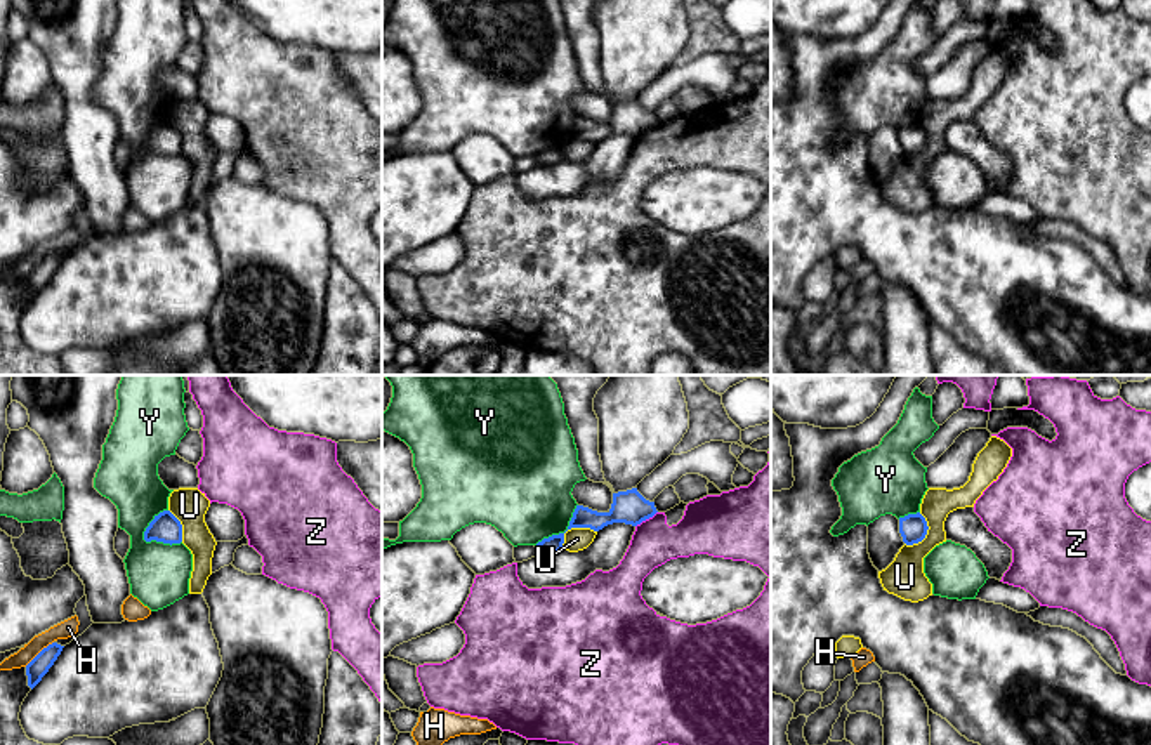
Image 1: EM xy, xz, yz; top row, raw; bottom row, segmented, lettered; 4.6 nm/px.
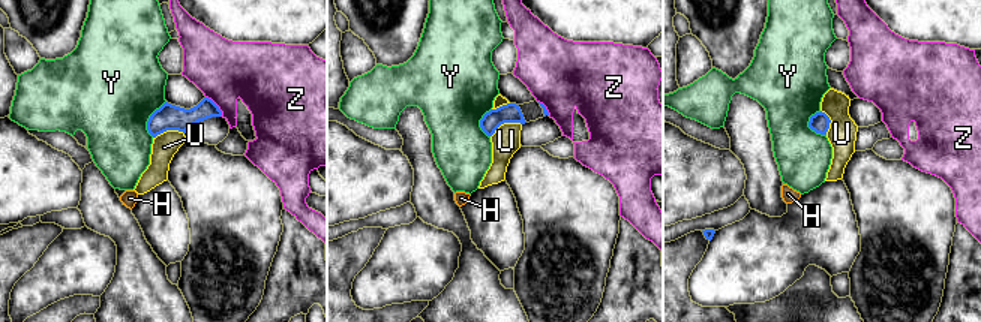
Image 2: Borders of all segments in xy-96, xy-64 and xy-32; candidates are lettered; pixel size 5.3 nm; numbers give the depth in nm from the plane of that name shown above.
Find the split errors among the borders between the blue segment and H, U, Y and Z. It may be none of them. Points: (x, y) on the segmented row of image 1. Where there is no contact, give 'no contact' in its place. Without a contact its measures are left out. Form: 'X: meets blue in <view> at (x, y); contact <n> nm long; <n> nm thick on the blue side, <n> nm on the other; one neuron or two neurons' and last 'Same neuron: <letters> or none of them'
H: meets blue in xy at (40, 652); contact 180 nm long; 90 nm thick on the blue side, 80 nm on the other; two neurons
U: meets blue in xz at (572, 527); contact 190 nm long; 110 nm thick on the blue side, 110 nm on the other; two neurons
Y: meets blue in xy at (160, 540); contact 190 nm long; 140 nm thick on the blue side, 280 nm on the other; two neurons
Z: meets blue in xz at (646, 518); contact 130 nm long; 160 nm thick on the blue side, 200 nm on the other; two neurons
Same neuron: none of them

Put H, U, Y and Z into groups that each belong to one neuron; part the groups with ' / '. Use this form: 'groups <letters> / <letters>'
groups H / U / Y / Z

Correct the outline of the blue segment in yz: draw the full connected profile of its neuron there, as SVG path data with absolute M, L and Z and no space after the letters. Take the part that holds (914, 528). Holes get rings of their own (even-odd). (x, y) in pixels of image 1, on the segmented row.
M920 512L899 518L899 533L906 545L922 542L927 535L927 530L927 521Z

